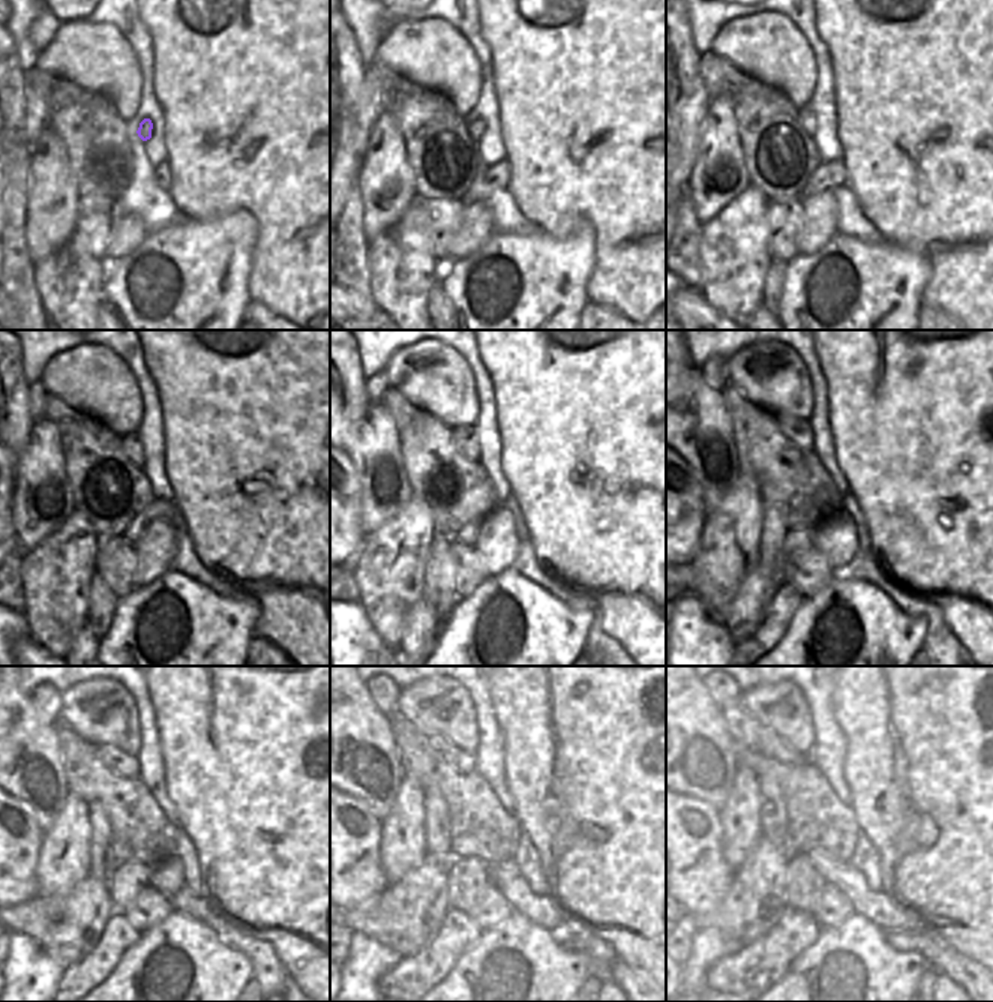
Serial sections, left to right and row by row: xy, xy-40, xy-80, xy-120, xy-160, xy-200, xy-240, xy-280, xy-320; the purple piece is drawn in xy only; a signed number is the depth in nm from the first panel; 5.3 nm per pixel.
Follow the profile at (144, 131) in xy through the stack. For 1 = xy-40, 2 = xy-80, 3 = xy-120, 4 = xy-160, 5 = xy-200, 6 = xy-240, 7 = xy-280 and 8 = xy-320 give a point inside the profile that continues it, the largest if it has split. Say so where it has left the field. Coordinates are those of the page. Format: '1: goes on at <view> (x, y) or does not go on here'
1: goes on at xy-40 (476, 128)
2: goes on at xy-80 (807, 119)
3: goes on at xy-120 (131, 443)
4: goes on at xy-160 (465, 437)
5: goes on at xy-200 (798, 431)
6: goes on at xy-240 (125, 765)
7: goes on at xy-280 (461, 761)
8: goes on at xy-320 (747, 732)

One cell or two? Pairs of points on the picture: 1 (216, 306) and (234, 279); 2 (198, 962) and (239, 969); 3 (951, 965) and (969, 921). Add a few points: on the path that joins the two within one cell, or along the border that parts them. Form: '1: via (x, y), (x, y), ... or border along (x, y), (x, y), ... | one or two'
1: via (218, 300), (228, 285) | one
2: via (209, 969), (228, 969) | one
3: border along (929, 927), (977, 963) | two

